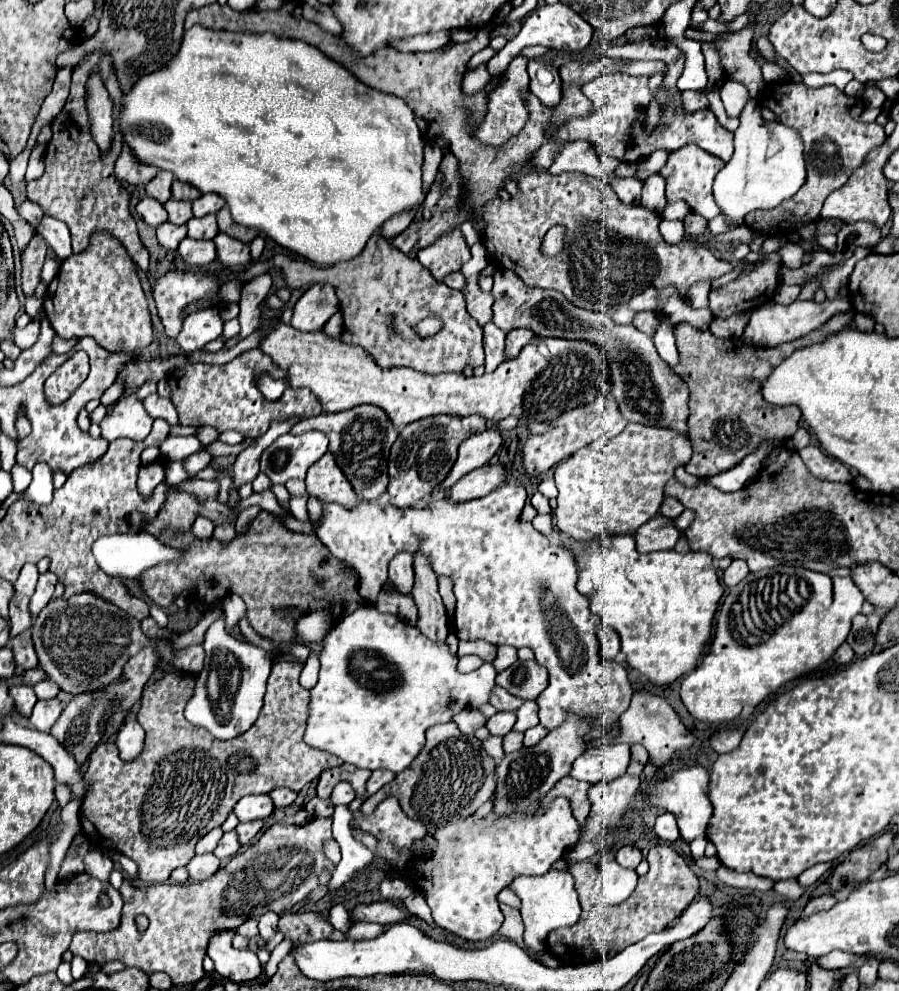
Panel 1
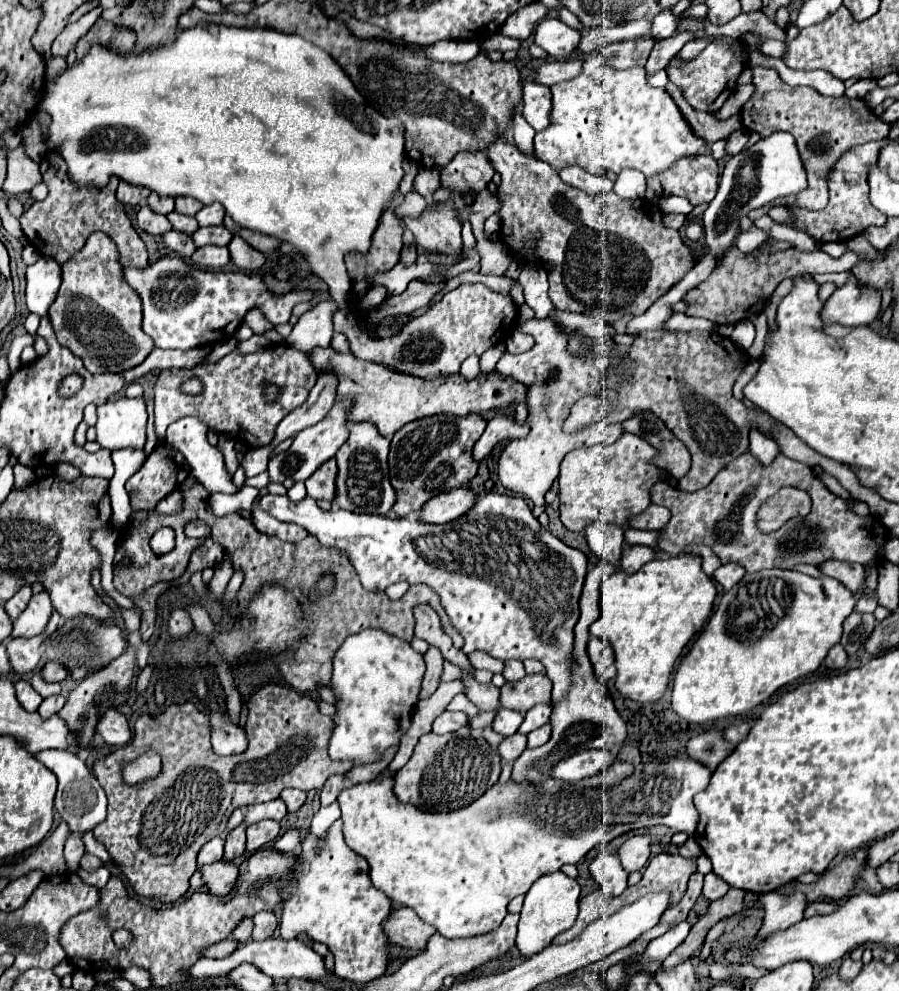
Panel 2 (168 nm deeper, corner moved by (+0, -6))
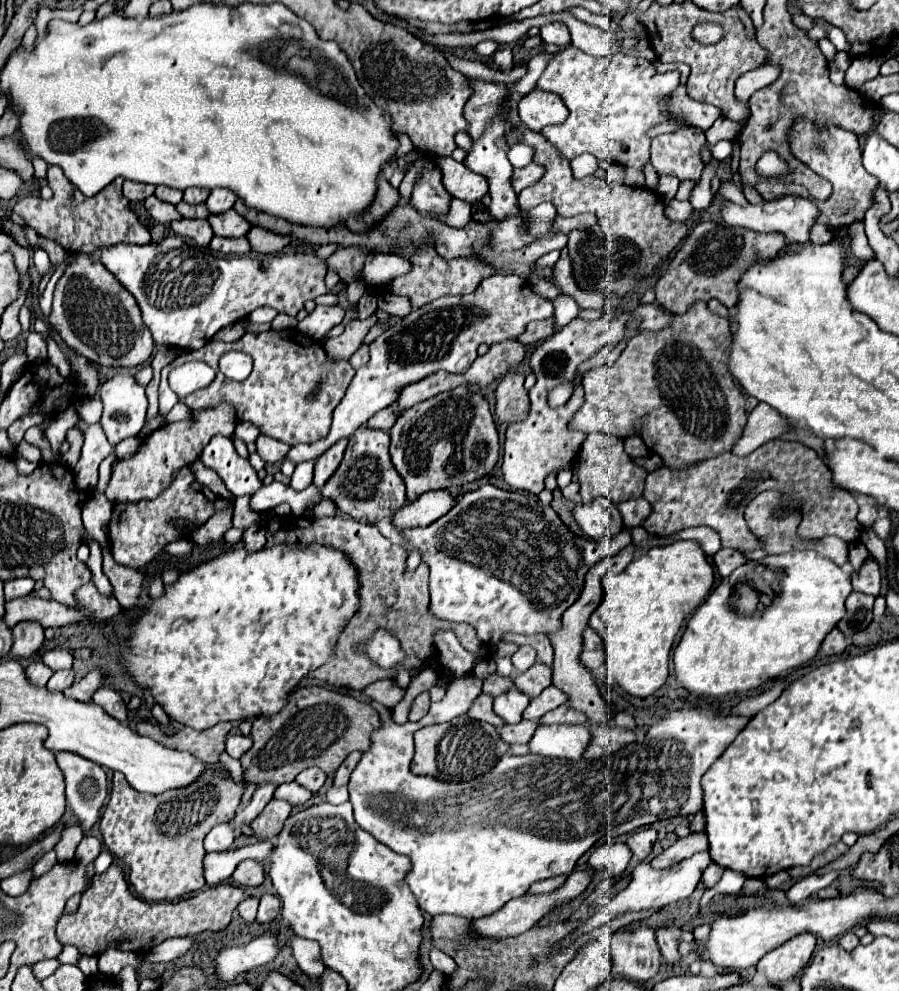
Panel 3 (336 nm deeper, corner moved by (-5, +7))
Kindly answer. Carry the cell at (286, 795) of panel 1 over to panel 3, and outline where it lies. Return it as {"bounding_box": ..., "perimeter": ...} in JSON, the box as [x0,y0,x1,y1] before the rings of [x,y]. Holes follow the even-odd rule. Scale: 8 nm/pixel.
{"bounding_box":[296,768,328,792],"perimeter":[[[306,768],[296,776],[296,782],[304,788],[310,788],[312,792],[318,792],[326,782],[326,778],[328,778],[326,772],[322,772],[320,768]]]}

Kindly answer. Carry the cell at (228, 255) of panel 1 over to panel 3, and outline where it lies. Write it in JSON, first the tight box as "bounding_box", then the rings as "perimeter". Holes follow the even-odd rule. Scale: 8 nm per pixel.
{"bounding_box":[248,226,292,254],"perimeter":[[[254,226],[248,232],[248,240],[250,240],[254,252],[258,252],[258,254],[276,254],[276,252],[284,250],[290,244],[292,238],[276,234],[276,232],[270,232],[270,230],[260,228],[260,226]]]}

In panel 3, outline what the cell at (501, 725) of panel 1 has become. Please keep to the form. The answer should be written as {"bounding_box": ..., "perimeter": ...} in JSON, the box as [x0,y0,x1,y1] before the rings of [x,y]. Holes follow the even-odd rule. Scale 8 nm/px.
{"bounding_box":[494,688,530,724],"perimeter":[[[510,688],[508,692],[496,696],[494,700],[494,712],[508,724],[516,724],[522,720],[522,712],[526,710],[530,698],[524,692],[518,692],[518,688]]]}

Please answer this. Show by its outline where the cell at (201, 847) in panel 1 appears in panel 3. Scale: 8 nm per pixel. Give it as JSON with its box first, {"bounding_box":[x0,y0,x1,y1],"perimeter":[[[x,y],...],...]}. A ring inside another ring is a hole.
{"bounding_box":[204,824,234,852],"perimeter":[[[216,824],[208,832],[208,836],[204,840],[204,848],[206,848],[206,852],[224,852],[232,846],[232,842],[234,842],[232,824]]]}

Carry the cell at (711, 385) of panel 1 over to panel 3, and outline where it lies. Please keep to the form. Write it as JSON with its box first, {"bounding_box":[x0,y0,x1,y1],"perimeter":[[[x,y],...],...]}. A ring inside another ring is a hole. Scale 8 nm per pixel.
{"bounding_box":[570,302,746,468],"perimeter":[[[704,302],[690,306],[690,310],[686,310],[684,314],[674,314],[670,324],[662,330],[642,332],[632,338],[616,362],[608,362],[584,376],[582,388],[586,402],[572,418],[570,428],[582,432],[602,432],[618,438],[638,434],[644,440],[646,448],[654,450],[668,468],[686,468],[698,460],[732,450],[746,426],[746,410],[744,396],[734,384],[734,378],[730,376],[726,366],[728,346],[728,318],[712,314]]]}

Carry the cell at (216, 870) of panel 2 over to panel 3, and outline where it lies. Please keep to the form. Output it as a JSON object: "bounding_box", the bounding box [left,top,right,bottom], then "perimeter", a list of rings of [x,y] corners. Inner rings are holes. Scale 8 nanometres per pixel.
{"bounding_box":[232,860,264,888],"perimeter":[[[244,860],[238,864],[238,868],[234,870],[232,878],[240,884],[240,886],[248,886],[248,888],[254,888],[254,886],[260,886],[264,882],[264,868],[260,862],[256,860]]]}

